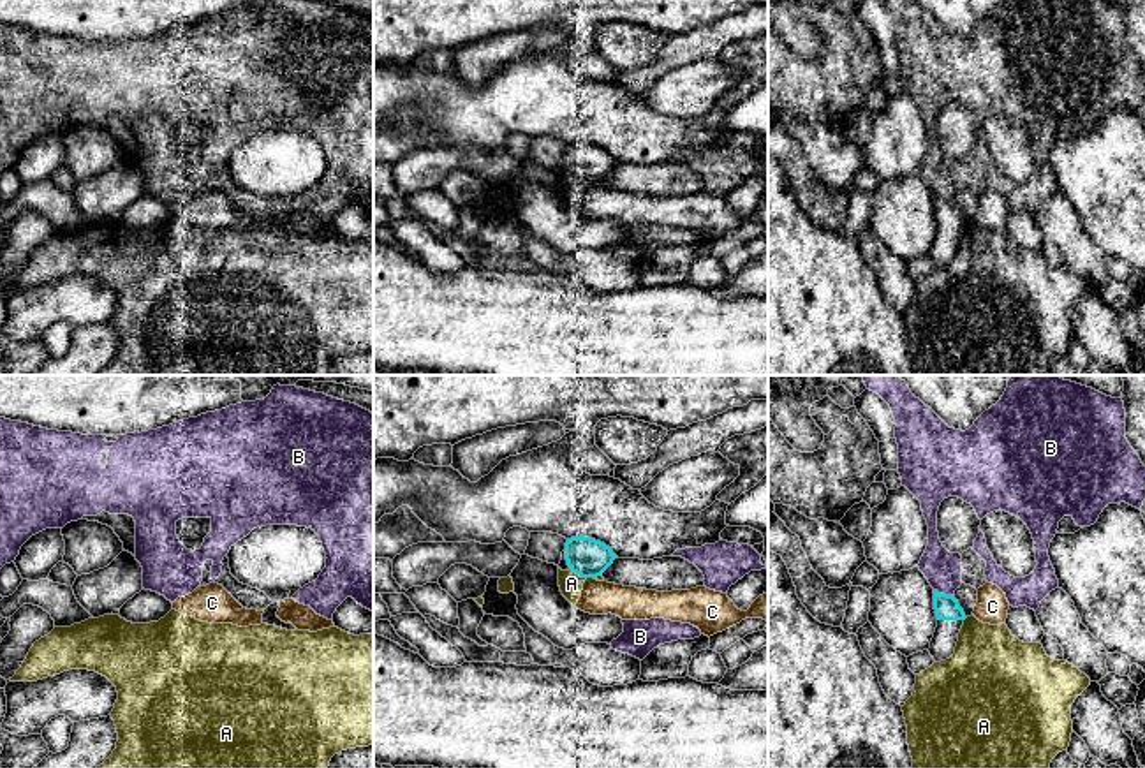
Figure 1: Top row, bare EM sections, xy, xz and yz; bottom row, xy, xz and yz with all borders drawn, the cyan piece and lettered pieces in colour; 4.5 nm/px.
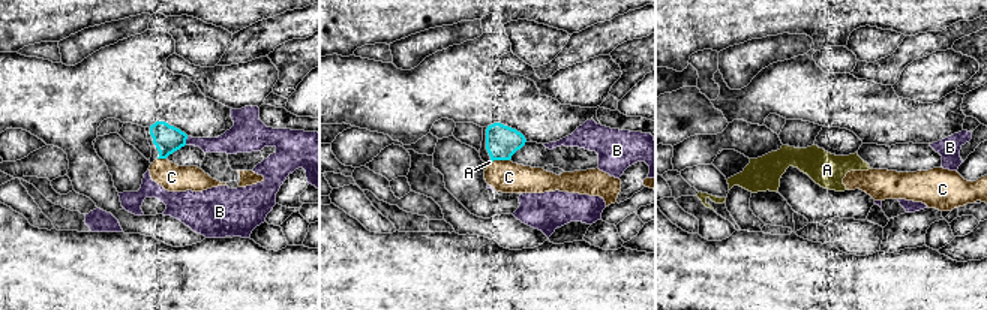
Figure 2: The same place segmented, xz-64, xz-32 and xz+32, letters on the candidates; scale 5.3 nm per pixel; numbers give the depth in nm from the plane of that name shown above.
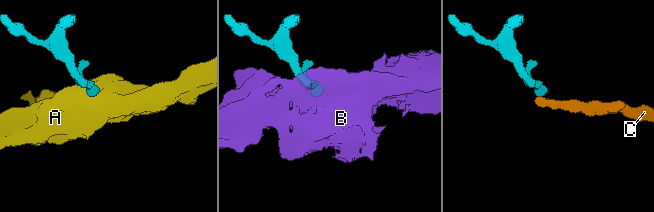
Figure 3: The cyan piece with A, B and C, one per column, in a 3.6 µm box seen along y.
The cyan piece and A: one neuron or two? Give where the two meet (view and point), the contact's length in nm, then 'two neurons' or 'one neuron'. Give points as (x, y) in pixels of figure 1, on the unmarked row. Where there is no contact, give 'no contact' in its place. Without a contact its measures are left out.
contact xz (578, 178); length 80 nm; two neurons

